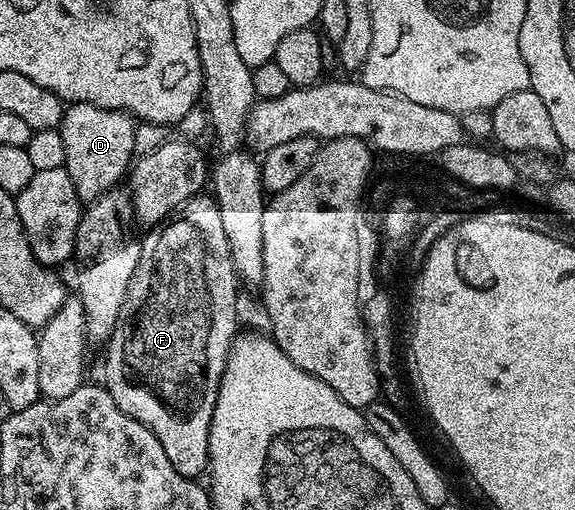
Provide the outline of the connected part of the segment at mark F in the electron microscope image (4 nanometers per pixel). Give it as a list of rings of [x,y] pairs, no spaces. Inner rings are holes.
[[[201,193],[195,195],[193,199],[188,199],[163,223],[151,228],[147,234],[148,236],[143,236],[140,245],[140,260],[134,269],[134,277],[130,277],[130,285],[126,289],[126,301],[122,301],[122,309],[118,313],[116,327],[106,344],[108,356],[104,359],[102,383],[108,388],[110,397],[114,397],[114,405],[118,405],[118,409],[122,409],[122,413],[134,417],[139,423],[146,425],[146,429],[150,429],[150,433],[154,433],[154,437],[158,437],[163,451],[166,452],[166,457],[170,457],[170,465],[174,465],[174,469],[178,469],[178,473],[182,473],[182,477],[196,481],[201,478],[200,474],[205,474],[208,471],[210,421],[214,417],[214,405],[218,401],[218,389],[228,364],[228,354],[232,352],[232,341],[238,334],[238,322],[235,315],[238,276],[230,253],[230,245],[226,241],[226,229],[222,229],[222,213],[211,194]]]

